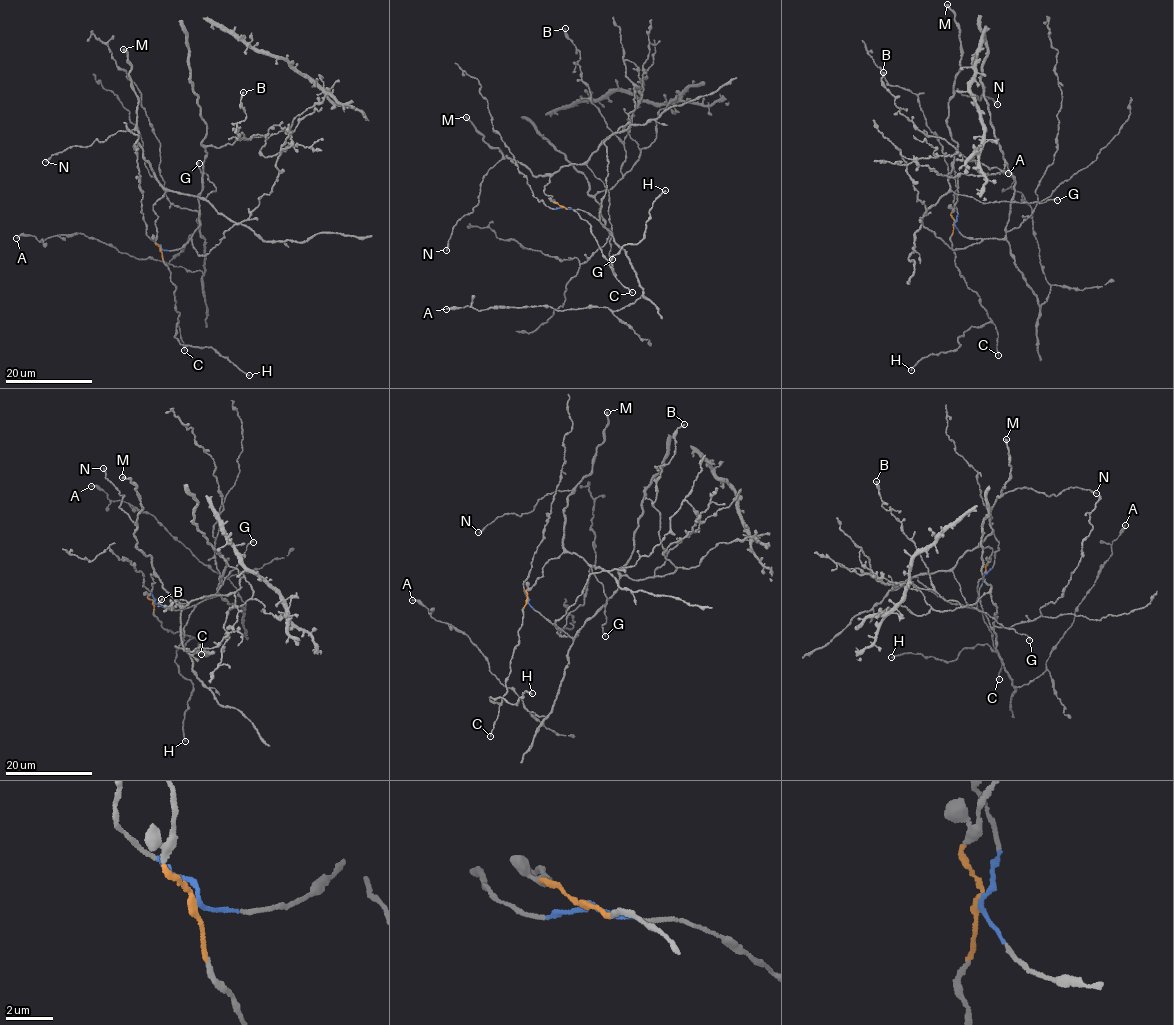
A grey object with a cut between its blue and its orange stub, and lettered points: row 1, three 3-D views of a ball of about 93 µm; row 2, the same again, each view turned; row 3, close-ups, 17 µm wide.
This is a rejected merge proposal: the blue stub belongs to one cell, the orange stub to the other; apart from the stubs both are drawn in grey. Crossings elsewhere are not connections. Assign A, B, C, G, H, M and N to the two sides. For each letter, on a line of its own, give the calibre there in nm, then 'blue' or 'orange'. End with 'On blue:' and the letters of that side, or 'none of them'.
A: calibre 190 nm; blue
B: calibre 190 nm; blue
C: calibre 110 nm; orange
G: calibre 240 nm; orange
H: calibre 190 nm; orange
M: calibre 380 nm; orange
N: calibre 190 nm; orange
On blue: A, B

